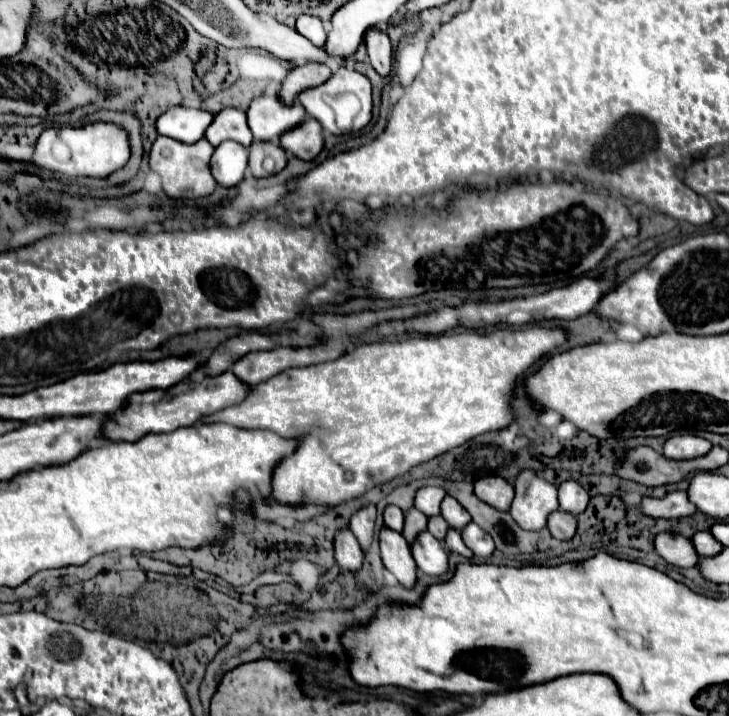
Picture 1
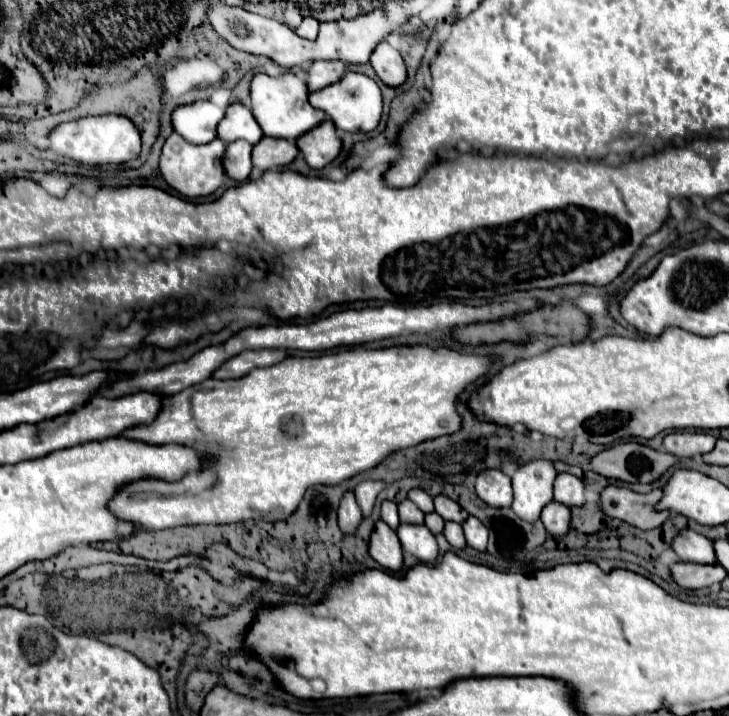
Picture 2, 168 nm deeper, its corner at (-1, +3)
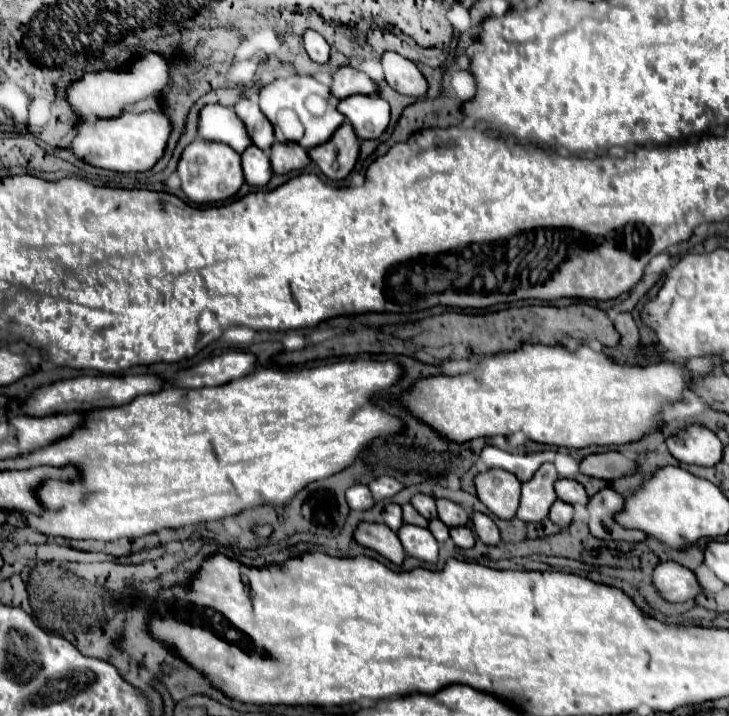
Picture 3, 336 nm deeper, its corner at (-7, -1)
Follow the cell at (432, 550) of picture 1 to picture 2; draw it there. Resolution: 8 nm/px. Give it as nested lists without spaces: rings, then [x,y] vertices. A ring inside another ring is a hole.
[[[400,524],[396,530],[400,544],[406,552],[416,556],[420,562],[434,562],[438,558],[436,538],[430,534],[426,526],[416,524]]]

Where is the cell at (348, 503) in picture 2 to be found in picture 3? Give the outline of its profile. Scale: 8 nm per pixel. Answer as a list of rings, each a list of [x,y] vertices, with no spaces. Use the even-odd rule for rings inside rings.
[[[358,484],[358,486],[352,486],[350,490],[346,490],[346,502],[348,502],[350,510],[370,510],[374,506],[370,488],[366,484]]]

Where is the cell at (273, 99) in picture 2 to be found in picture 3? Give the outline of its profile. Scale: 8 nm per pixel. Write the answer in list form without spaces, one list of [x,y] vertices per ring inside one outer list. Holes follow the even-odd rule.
[[[288,76],[288,78],[280,78],[280,80],[274,80],[272,84],[266,84],[260,88],[260,110],[264,112],[264,116],[272,122],[274,126],[274,132],[276,132],[276,140],[282,142],[282,134],[278,130],[278,124],[276,124],[276,116],[280,110],[284,108],[290,108],[298,114],[300,122],[304,124],[306,132],[304,132],[304,138],[300,140],[300,146],[310,150],[322,142],[326,142],[334,130],[344,122],[344,116],[336,110],[334,106],[334,100],[330,104],[330,88],[316,82],[312,76]]]

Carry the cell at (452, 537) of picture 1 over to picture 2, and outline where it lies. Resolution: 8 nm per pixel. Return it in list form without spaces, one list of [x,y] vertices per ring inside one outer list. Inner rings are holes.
[[[446,522],[446,526],[444,526],[444,536],[446,536],[446,540],[452,544],[452,548],[464,548],[464,546],[466,546],[462,526],[456,524],[456,522]]]

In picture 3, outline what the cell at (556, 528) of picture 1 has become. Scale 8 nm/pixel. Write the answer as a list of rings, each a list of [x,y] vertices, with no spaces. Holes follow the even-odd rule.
[[[556,500],[548,514],[548,518],[560,528],[568,528],[572,524],[572,516],[574,516],[574,508],[562,500]]]

